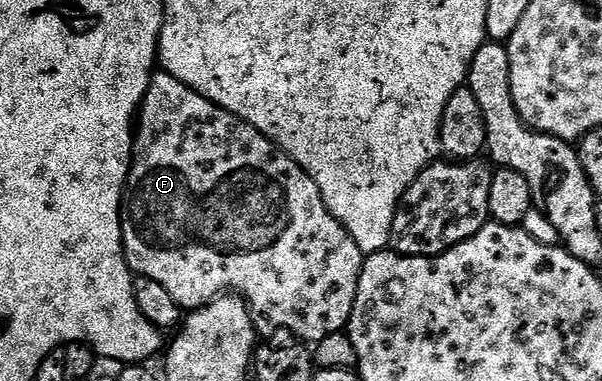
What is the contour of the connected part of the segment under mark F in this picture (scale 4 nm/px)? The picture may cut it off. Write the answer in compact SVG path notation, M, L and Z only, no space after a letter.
M163 72L153 73L144 102L140 106L138 121L134 126L134 145L132 166L128 169L128 183L124 185L124 201L120 204L120 223L124 233L124 249L128 255L129 267L137 275L158 280L181 308L203 306L205 302L221 295L230 286L239 292L252 311L252 320L257 331L289 330L297 339L315 344L328 334L343 331L348 325L354 300L358 292L360 268L365 255L359 244L352 239L348 229L326 208L318 184L310 177L296 160L285 150L281 150L272 139L267 138L258 128L237 114L215 106L210 99L194 92L182 80Z

